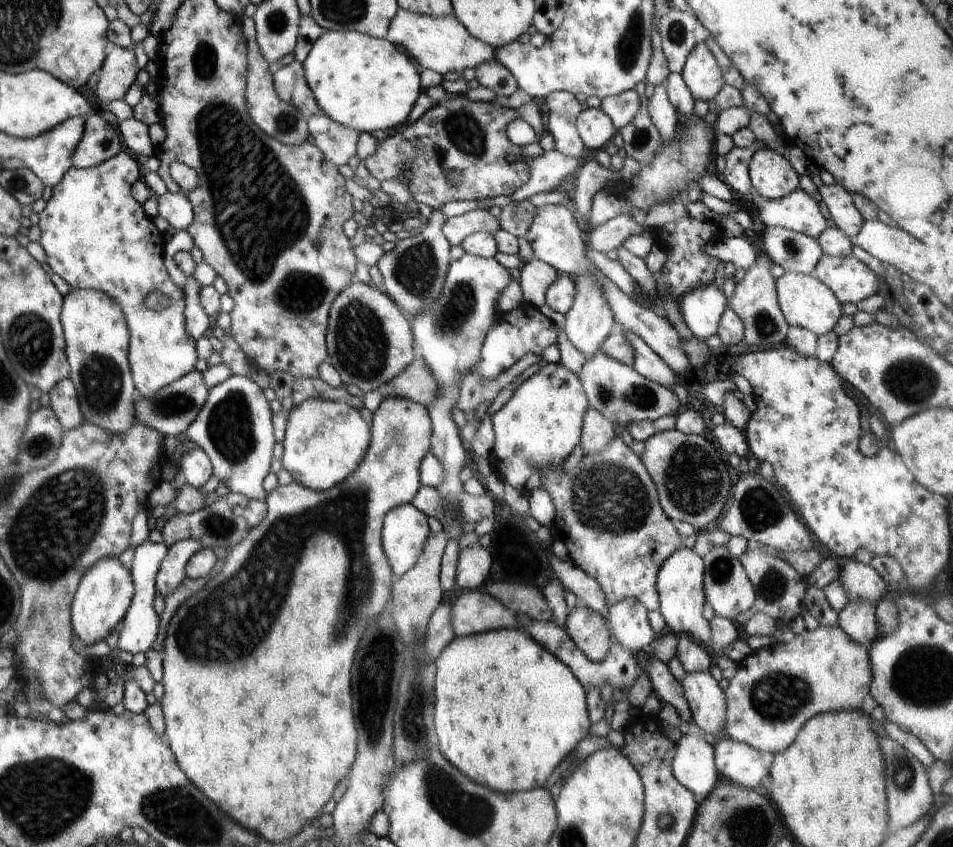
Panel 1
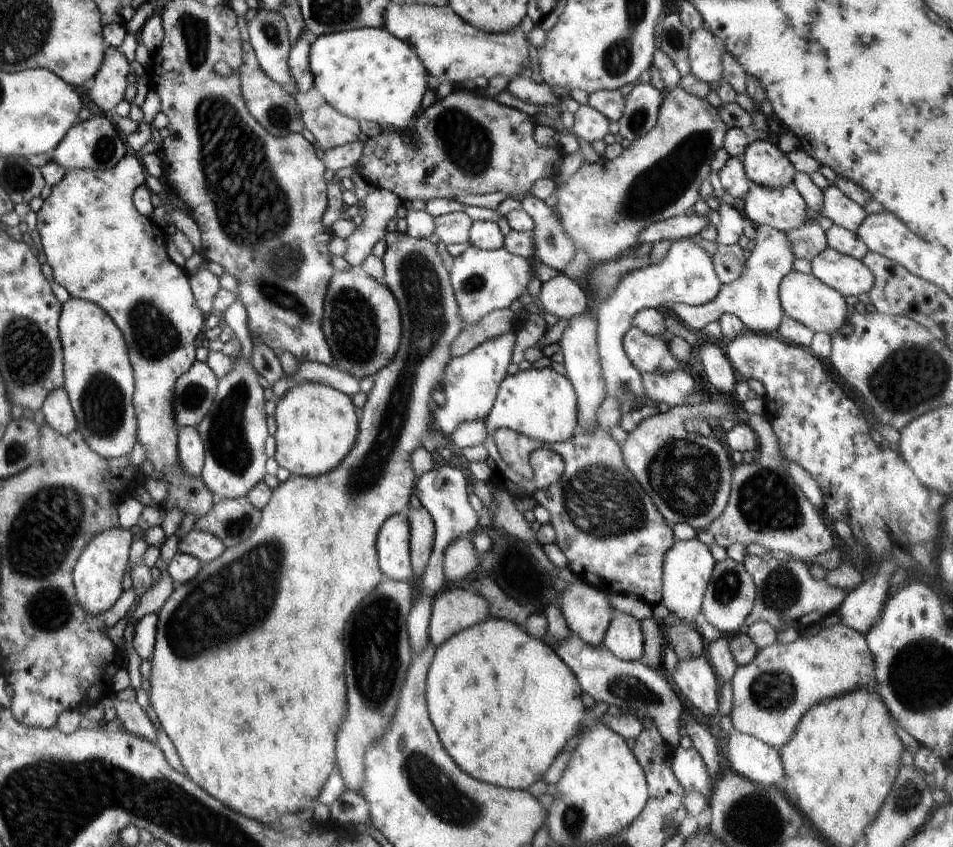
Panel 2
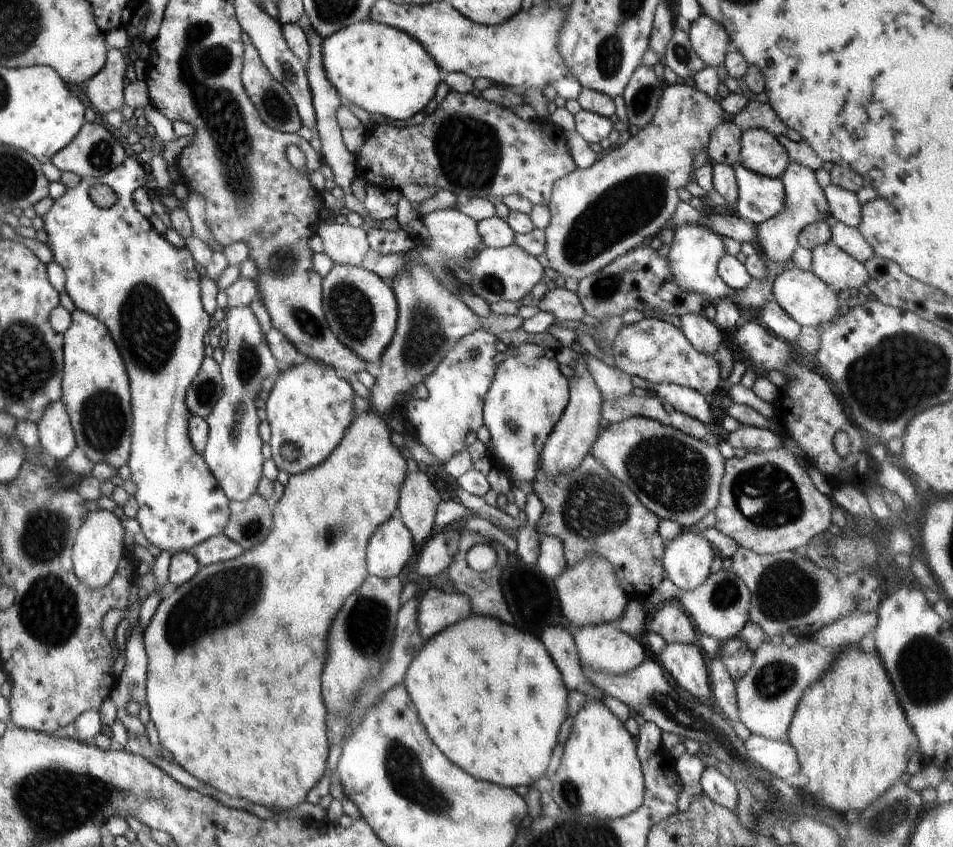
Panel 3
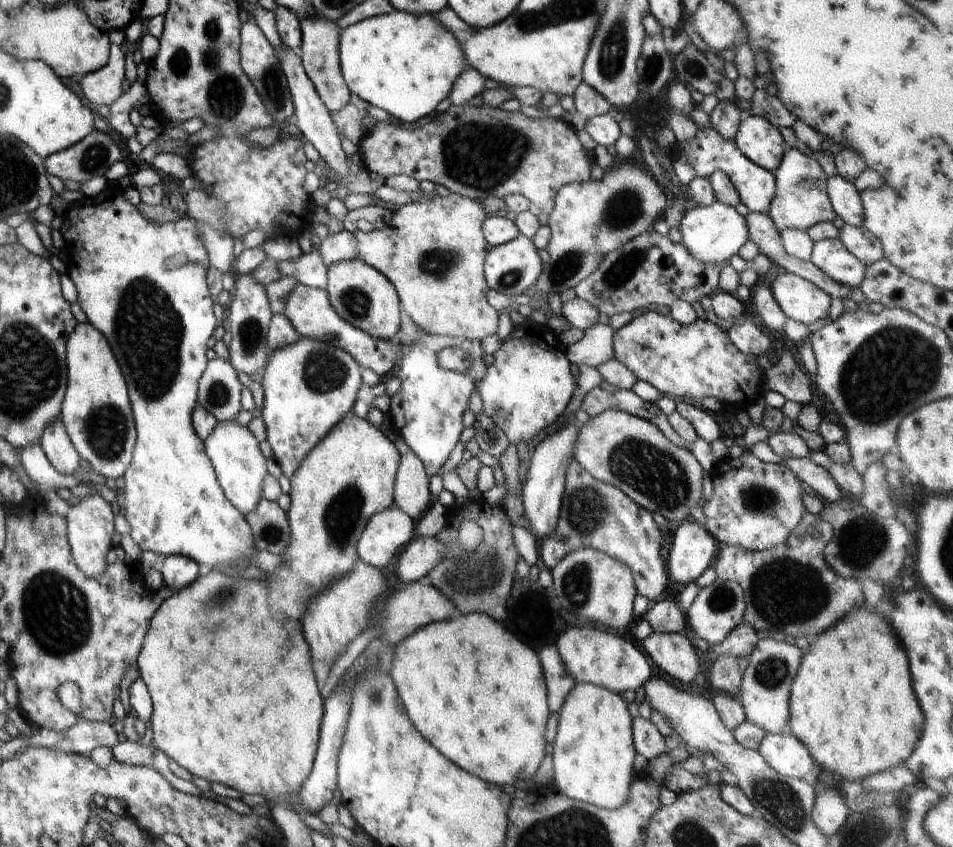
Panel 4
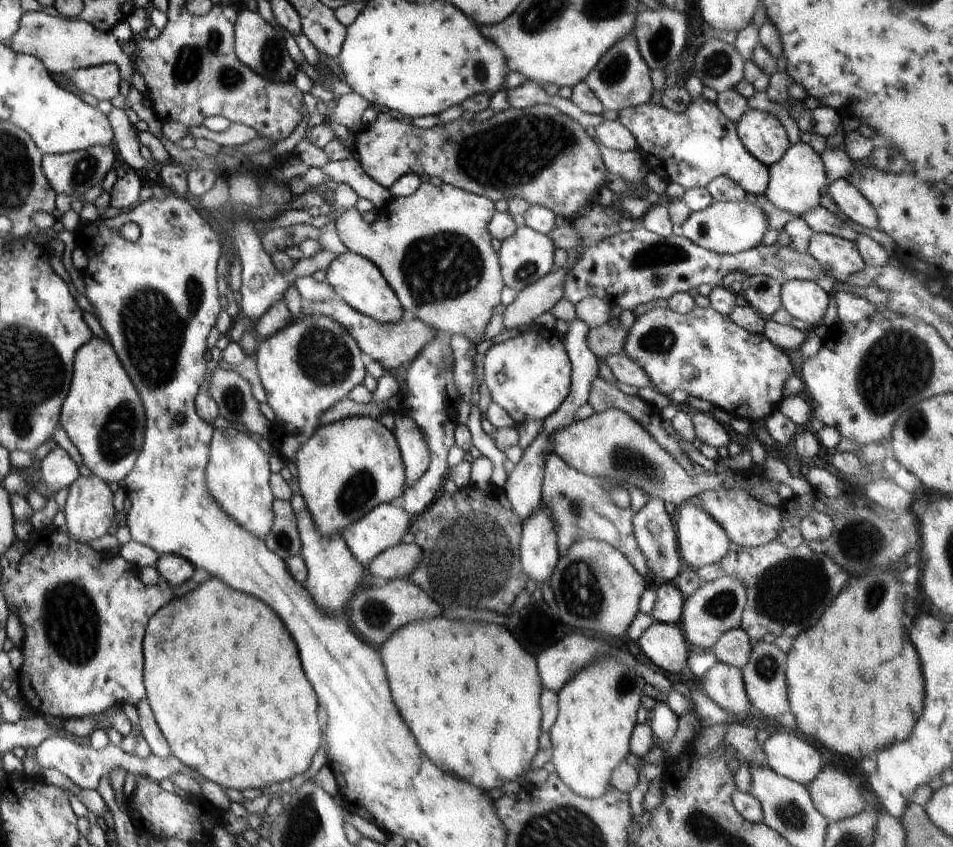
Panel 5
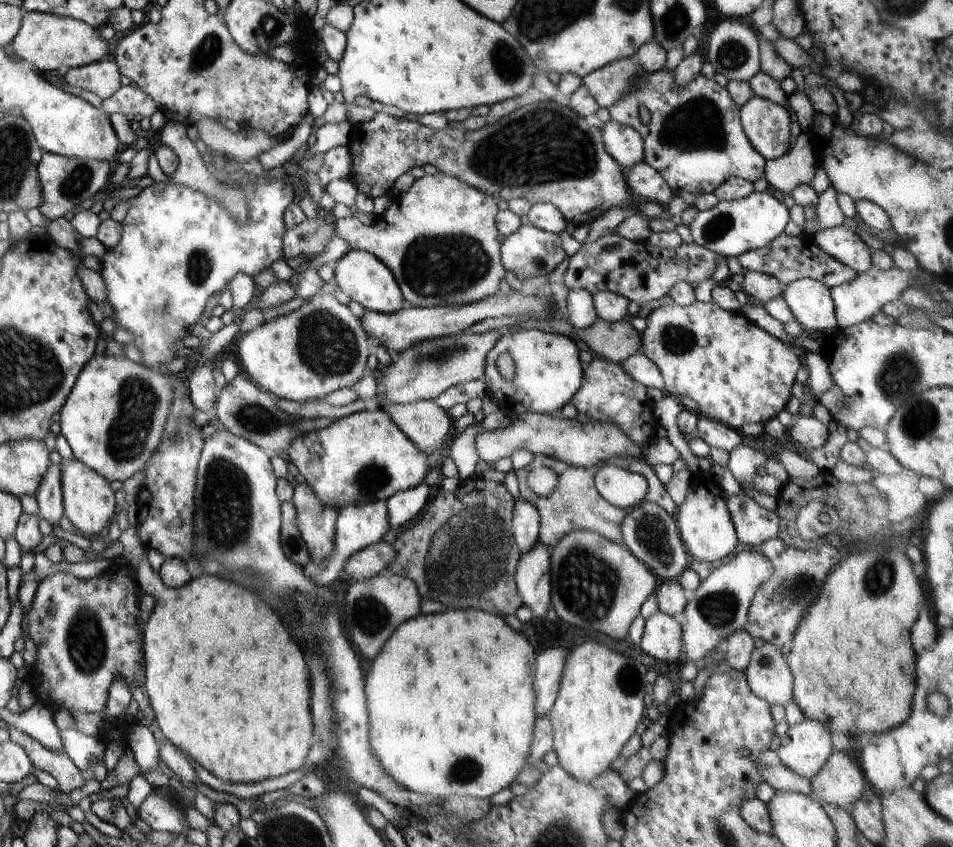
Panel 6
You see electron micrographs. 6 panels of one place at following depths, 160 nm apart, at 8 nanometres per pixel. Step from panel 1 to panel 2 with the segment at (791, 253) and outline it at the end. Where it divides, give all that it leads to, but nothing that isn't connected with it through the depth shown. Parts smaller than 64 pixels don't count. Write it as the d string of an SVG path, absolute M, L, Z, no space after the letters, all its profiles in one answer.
M807 220L801 227L788 231L787 239L795 258L810 262L818 253L829 247L825 231L812 220Z

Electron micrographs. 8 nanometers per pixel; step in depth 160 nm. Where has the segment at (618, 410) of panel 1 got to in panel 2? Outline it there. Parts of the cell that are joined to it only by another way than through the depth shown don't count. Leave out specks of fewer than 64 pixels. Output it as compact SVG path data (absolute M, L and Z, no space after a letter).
M688 238L674 241L668 254L658 265L647 265L643 268L634 269L626 273L617 284L615 293L605 302L595 304L595 317L598 323L597 345L601 362L601 371L605 380L605 396L606 398L616 399L621 404L632 404L632 408L642 408L652 403L643 385L642 375L636 370L636 367L630 362L626 356L622 337L624 333L631 327L631 318L642 308L657 308L660 305L668 303L684 303L685 305L699 307L703 304L712 302L717 298L720 282L716 271L714 270L713 260L706 252L697 246Z

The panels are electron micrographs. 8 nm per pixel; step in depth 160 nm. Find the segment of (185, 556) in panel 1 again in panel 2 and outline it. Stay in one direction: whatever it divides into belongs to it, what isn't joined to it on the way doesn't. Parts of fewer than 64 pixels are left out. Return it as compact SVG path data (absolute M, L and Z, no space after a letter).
M194 528L180 539L177 546L178 553L198 557L202 563L220 558L225 550L226 547L217 536Z

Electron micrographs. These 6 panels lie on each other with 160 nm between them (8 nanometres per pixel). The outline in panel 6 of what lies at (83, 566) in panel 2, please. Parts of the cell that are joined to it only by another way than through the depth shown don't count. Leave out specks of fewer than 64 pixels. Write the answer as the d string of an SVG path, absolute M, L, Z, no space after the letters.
M77 459L73 461L60 460L60 484L62 486L62 500L65 516L74 525L74 529L78 533L85 535L98 536L104 527L112 522L112 518L116 512L115 492L112 490L110 483L106 481L100 474L97 474L92 468L85 466Z

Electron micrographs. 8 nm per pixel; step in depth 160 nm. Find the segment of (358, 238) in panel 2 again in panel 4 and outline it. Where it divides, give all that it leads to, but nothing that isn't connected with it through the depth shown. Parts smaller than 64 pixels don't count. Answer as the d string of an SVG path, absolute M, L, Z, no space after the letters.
M350 231L338 232L338 234L332 234L324 238L320 248L318 248L318 252L320 252L322 262L324 262L326 266L346 260L359 259L356 238L354 238L354 234Z

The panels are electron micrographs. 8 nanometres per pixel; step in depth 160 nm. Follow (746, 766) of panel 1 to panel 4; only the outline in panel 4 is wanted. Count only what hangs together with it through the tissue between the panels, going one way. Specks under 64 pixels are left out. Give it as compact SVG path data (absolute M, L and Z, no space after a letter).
M791 732L784 735L766 733L757 751L776 772L782 773L787 777L804 779L806 774L816 773L815 762L812 760L808 749Z

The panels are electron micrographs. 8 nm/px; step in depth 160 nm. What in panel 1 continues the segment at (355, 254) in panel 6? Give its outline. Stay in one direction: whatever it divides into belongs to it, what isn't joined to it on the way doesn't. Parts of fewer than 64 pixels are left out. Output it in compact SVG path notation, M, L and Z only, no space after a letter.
M352 278L352 283L334 299L329 310L329 323L325 335L328 362L340 373L344 386L355 386L362 391L362 396L372 390L382 390L389 380L405 371L417 356L411 323L402 308L383 288L379 290L355 278Z

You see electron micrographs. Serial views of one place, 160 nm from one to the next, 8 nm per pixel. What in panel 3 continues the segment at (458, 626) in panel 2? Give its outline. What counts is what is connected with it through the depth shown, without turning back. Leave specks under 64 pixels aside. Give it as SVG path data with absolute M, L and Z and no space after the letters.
M447 588L427 590L418 596L416 604L418 632L424 641L473 615L470 600L460 592L450 592Z

